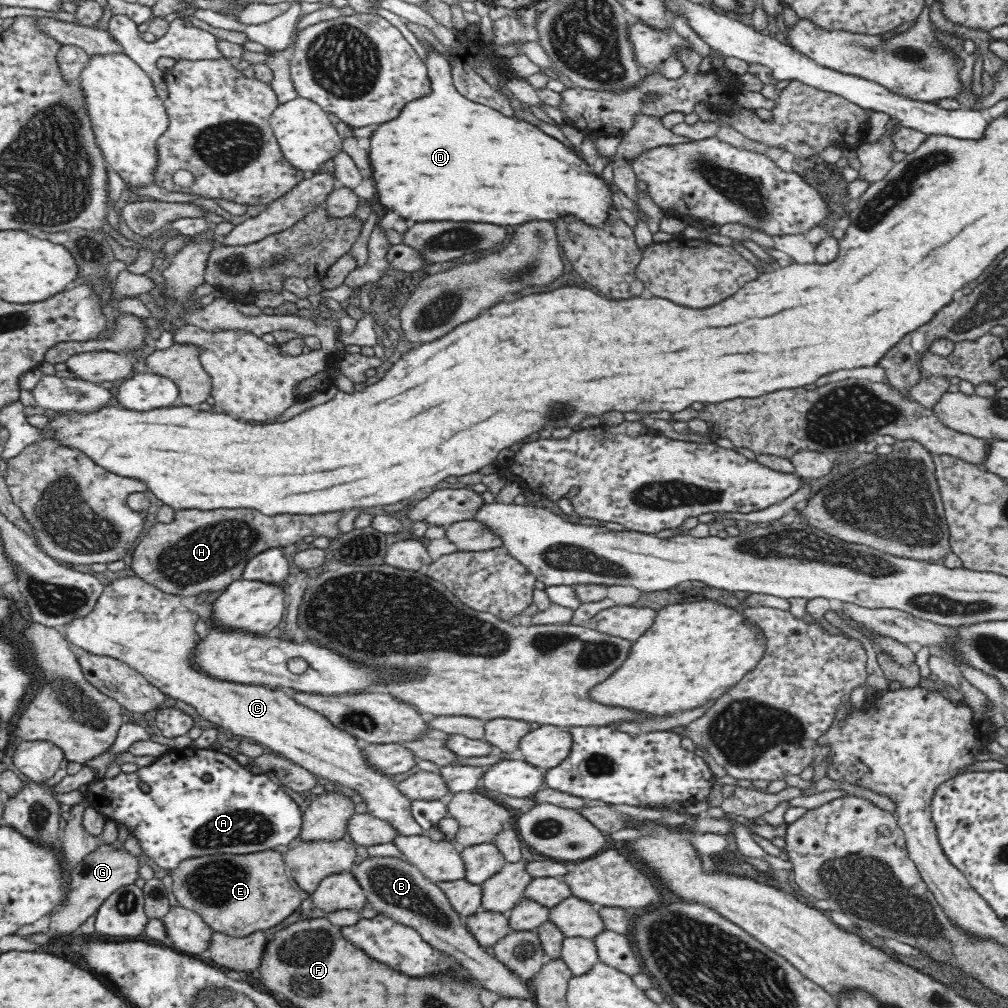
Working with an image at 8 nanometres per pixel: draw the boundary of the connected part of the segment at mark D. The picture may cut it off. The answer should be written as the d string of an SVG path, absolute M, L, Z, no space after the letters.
M424 47L426 50L426 66L430 83L432 84L432 94L413 100L411 103L405 104L404 112L400 112L400 116L394 122L379 125L376 132L373 132L370 142L372 142L372 150L370 150L370 160L374 166L374 182L378 188L378 196L380 202L386 210L392 210L396 214L400 214L406 220L454 220L454 222L488 222L488 224L498 224L498 226L520 226L524 222L532 222L532 220L560 220L562 216L576 216L578 220L586 222L586 224L604 229L609 218L610 210L616 208L614 194L617 188L608 183L604 177L594 174L590 169L591 162L587 162L579 157L579 155L562 141L552 137L538 127L519 120L515 116L509 117L504 113L498 112L496 109L478 104L476 101L468 100L457 92L453 86L452 65L451 62L440 55L436 51L436 47Z

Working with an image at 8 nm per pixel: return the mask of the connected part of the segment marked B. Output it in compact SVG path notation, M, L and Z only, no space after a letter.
M368 857L360 864L353 865L350 871L364 889L367 902L374 910L378 910L379 914L391 916L396 922L415 928L428 944L455 958L482 988L506 998L536 998L532 996L528 982L480 946L467 925L462 923L462 916L454 910L444 891L438 884L422 876L410 862L394 857Z

